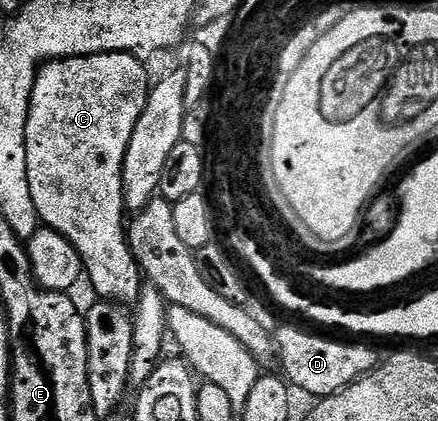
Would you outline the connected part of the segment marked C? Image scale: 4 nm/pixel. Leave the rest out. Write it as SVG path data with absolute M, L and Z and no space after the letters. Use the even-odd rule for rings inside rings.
M108 51L107 53L103 53L102 55L76 55L75 57L71 57L70 59L50 59L48 63L42 63L38 72L37 72L37 80L35 81L35 85L33 86L33 92L31 93L31 97L29 98L29 120L27 121L27 129L25 130L25 144L27 145L27 185L31 185L31 201L35 201L35 209L37 210L38 220L44 226L49 227L53 231L59 232L63 237L67 237L67 241L71 241L71 245L75 245L75 249L79 253L79 257L81 258L81 266L83 268L84 274L87 276L87 283L89 279L89 283L93 286L93 291L97 294L97 297L100 297L105 301L112 301L114 303L123 303L126 305L136 304L137 299L140 297L141 289L143 286L143 276L141 273L141 266L137 264L135 261L135 257L133 256L133 251L129 247L129 237L127 234L127 208L125 205L125 182L123 181L123 177L121 174L123 173L123 161L125 160L125 154L127 153L127 149L129 148L129 142L131 141L131 133L135 133L135 125L139 125L139 117L143 117L143 109L147 105L147 101L149 100L149 89L151 86L151 78L149 79L149 75L145 72L145 67L140 58L136 55L130 55L128 51Z

